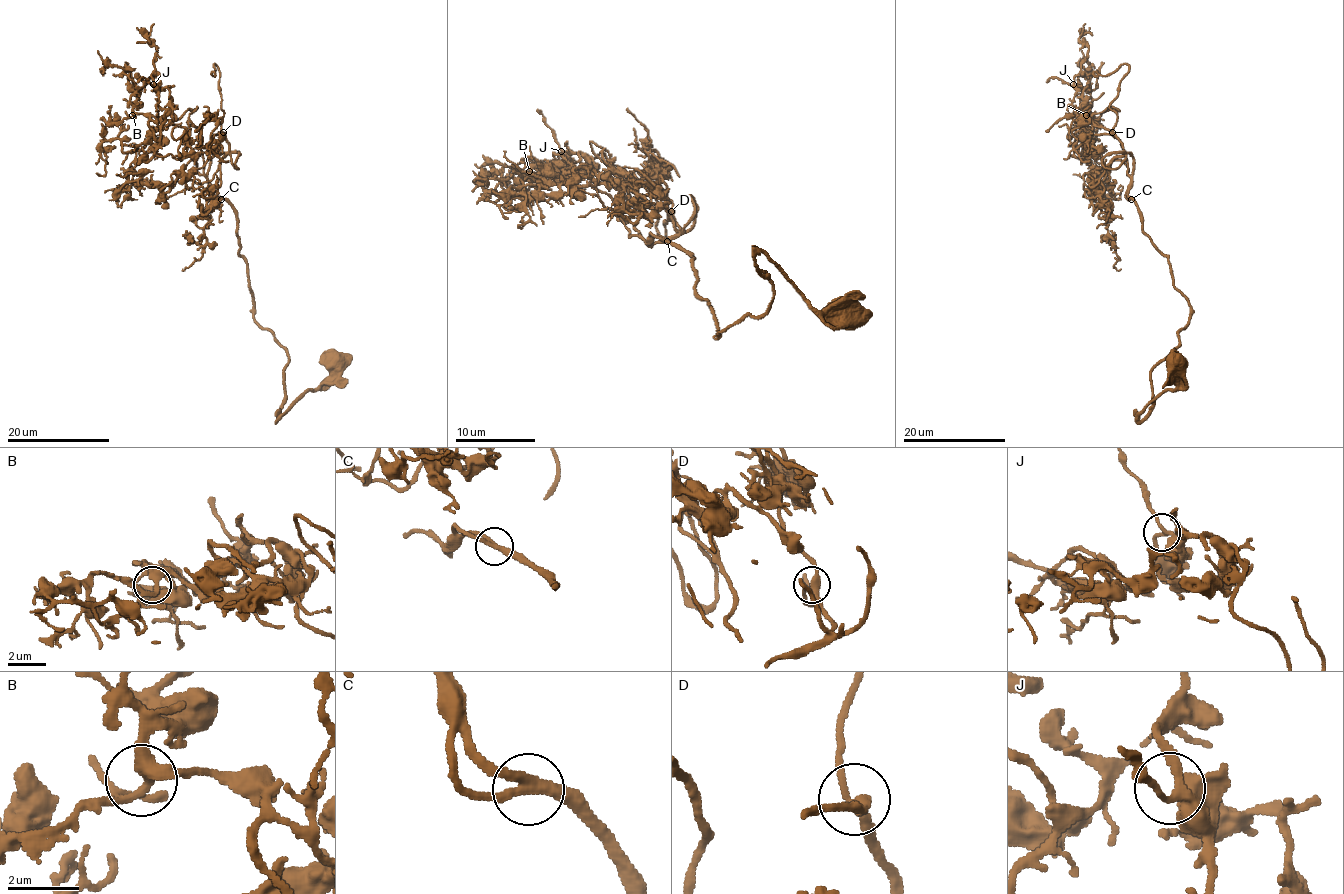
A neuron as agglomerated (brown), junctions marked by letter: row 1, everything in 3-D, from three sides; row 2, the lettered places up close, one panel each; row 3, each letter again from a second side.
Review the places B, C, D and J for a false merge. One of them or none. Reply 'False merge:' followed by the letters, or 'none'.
False merge: none

